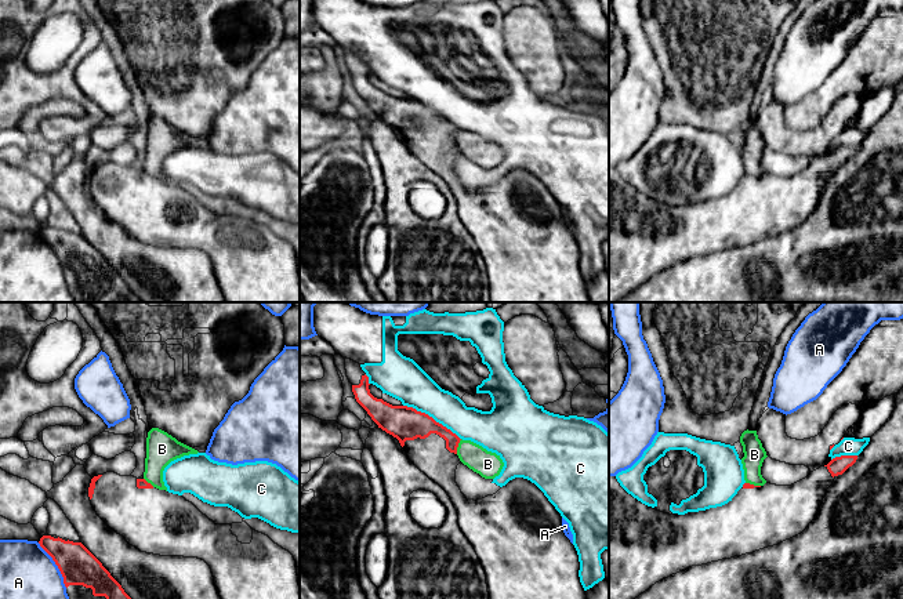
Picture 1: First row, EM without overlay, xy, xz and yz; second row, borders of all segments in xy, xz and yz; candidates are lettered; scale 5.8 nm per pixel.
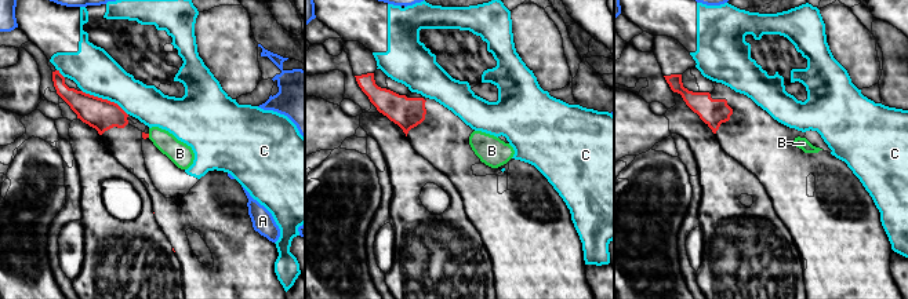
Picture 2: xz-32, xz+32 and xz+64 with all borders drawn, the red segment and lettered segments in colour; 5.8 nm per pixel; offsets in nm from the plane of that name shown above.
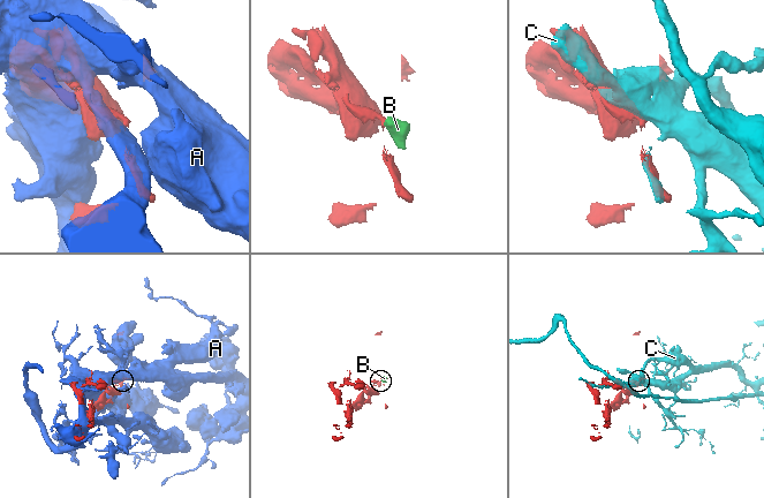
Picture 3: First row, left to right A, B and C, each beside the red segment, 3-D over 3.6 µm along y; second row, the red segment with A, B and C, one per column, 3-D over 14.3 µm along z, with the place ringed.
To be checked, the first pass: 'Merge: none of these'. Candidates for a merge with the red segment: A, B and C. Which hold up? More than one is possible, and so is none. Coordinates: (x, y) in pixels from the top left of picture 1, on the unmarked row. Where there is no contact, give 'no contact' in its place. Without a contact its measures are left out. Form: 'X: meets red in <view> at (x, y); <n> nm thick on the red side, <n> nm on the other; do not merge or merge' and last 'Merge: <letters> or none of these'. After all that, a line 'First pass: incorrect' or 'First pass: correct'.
A: meets red in xy at (55, 254); 220 nm thick on the red side, 400 nm on the other; do not merge
B: meets red in xz at (457, 137); 150 nm thick on the red side, 150 nm on the other; do not merge
C: meets red in xz at (431, 108); 200 nm thick on the red side, 220 nm on the other; do not merge
Merge: none of these
First pass: correct

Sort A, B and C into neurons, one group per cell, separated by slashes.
A / B / C

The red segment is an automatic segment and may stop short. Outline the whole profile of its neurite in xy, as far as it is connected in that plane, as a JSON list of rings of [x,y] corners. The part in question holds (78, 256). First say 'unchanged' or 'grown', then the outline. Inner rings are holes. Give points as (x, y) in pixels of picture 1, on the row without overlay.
grown; [[[43,226],[39,235],[58,257],[75,302],[142,302],[81,233]]]

